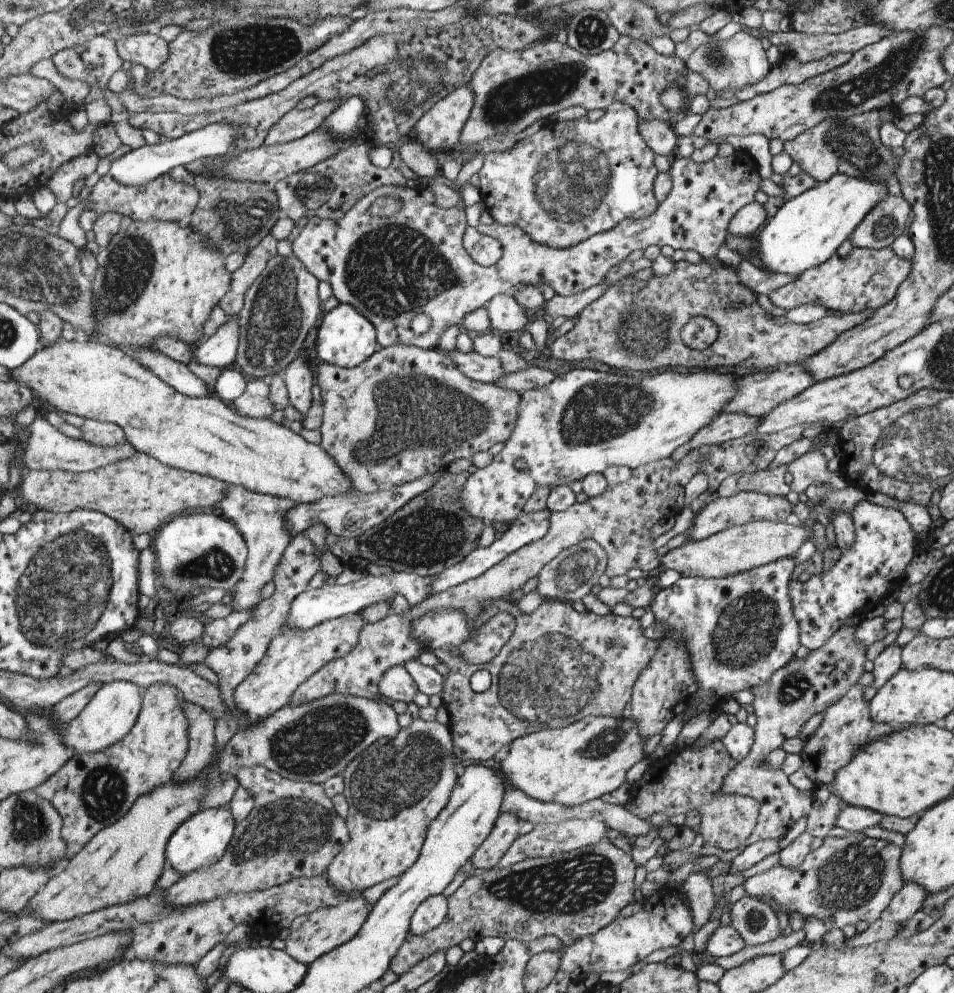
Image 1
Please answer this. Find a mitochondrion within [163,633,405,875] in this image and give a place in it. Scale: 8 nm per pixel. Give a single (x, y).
(320, 738)

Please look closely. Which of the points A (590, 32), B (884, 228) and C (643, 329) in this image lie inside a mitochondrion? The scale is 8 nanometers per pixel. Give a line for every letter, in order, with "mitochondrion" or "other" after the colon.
A: mitochondrion
B: mitochondrion
C: mitochondrion

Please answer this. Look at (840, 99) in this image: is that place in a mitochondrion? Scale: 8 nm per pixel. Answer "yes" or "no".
yes

